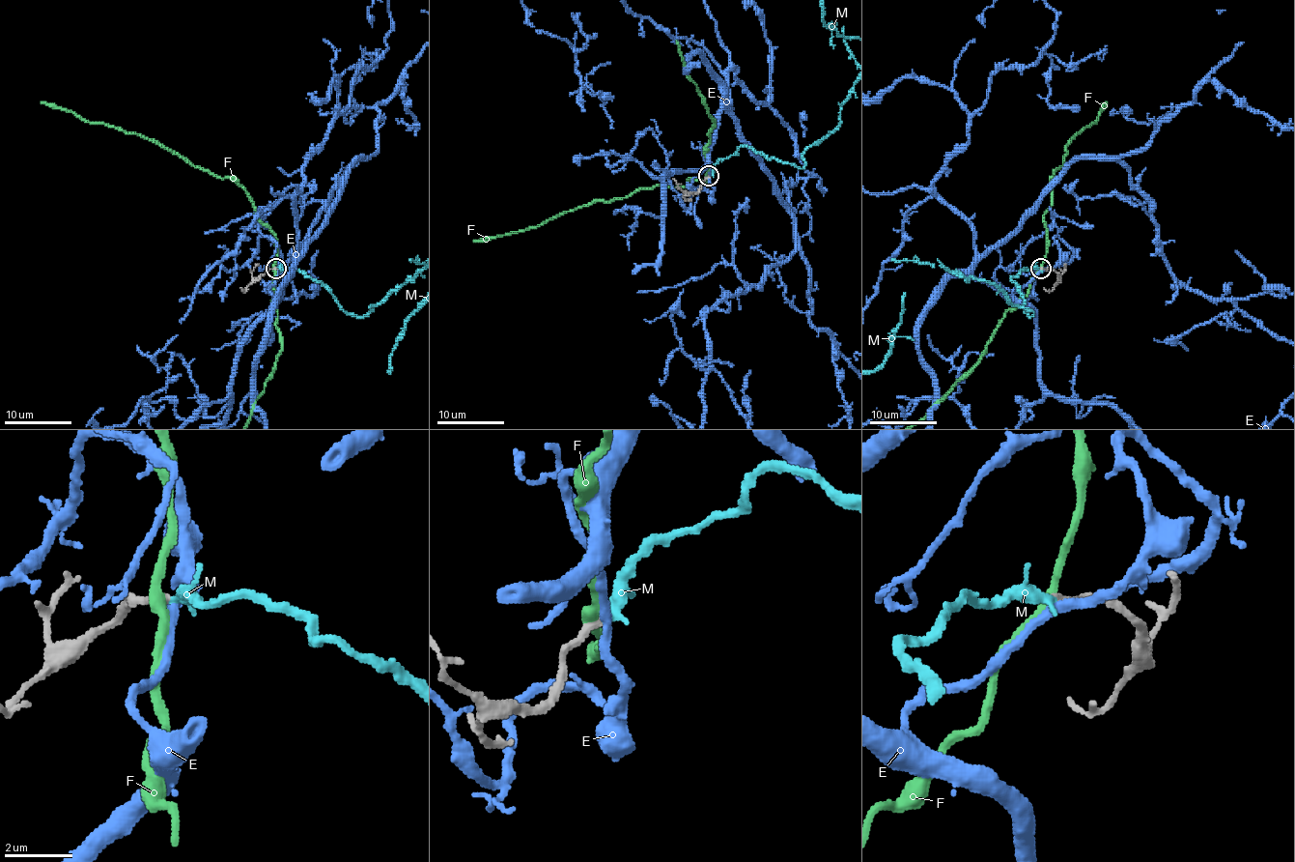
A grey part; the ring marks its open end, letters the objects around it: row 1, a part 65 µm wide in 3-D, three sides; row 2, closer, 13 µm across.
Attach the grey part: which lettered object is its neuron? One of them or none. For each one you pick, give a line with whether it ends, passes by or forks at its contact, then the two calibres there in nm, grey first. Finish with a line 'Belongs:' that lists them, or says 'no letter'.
M: It passes by. Thickness 240 nm (grey) against 240 nm
Belongs: M

